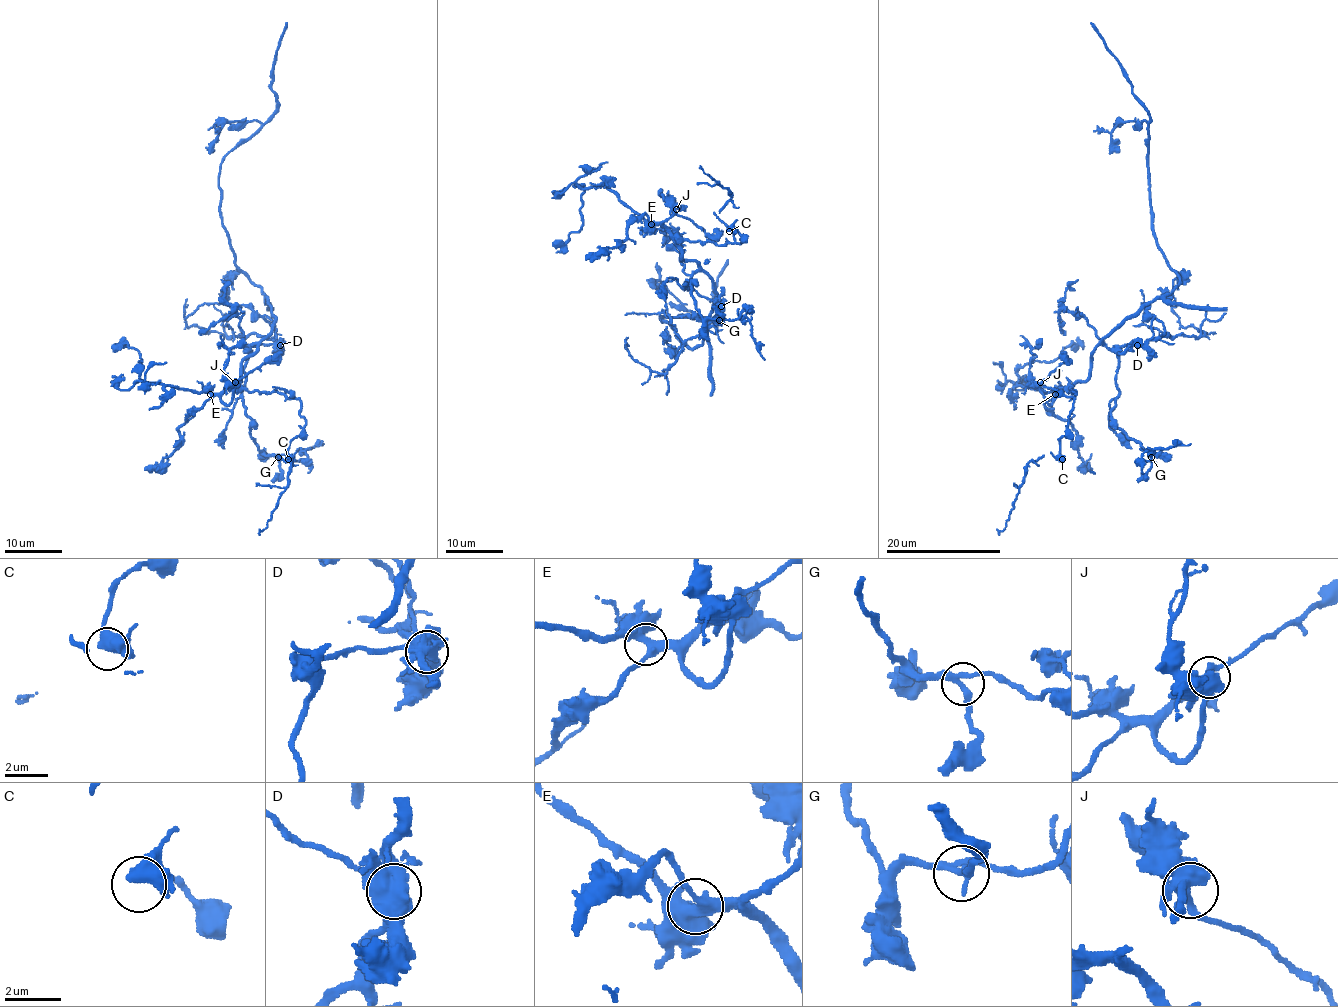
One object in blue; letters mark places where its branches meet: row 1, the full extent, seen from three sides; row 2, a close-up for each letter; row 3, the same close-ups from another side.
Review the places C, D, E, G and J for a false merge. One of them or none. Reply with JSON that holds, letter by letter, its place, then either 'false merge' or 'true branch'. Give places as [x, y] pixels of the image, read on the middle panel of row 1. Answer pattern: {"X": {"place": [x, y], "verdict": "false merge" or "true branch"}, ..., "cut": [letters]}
{"C": {"place": [729, 231], "verdict": "true branch"}, "D": {"place": [721, 306], "verdict": "false merge"}, "E": {"place": [651, 224], "verdict": "true branch"}, "G": {"place": [719, 320], "verdict": "true branch"}, "J": {"place": [676, 209], "verdict": "true branch"}, "cut": ["D"]}

